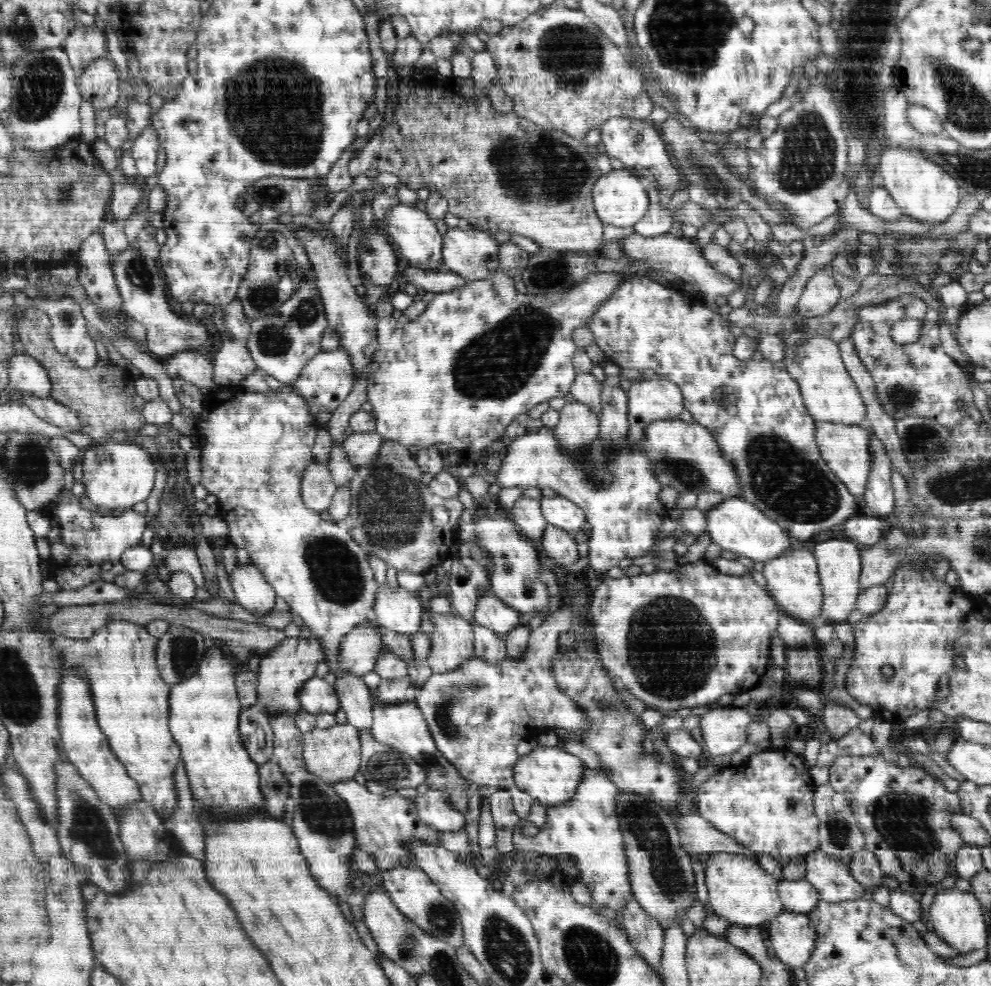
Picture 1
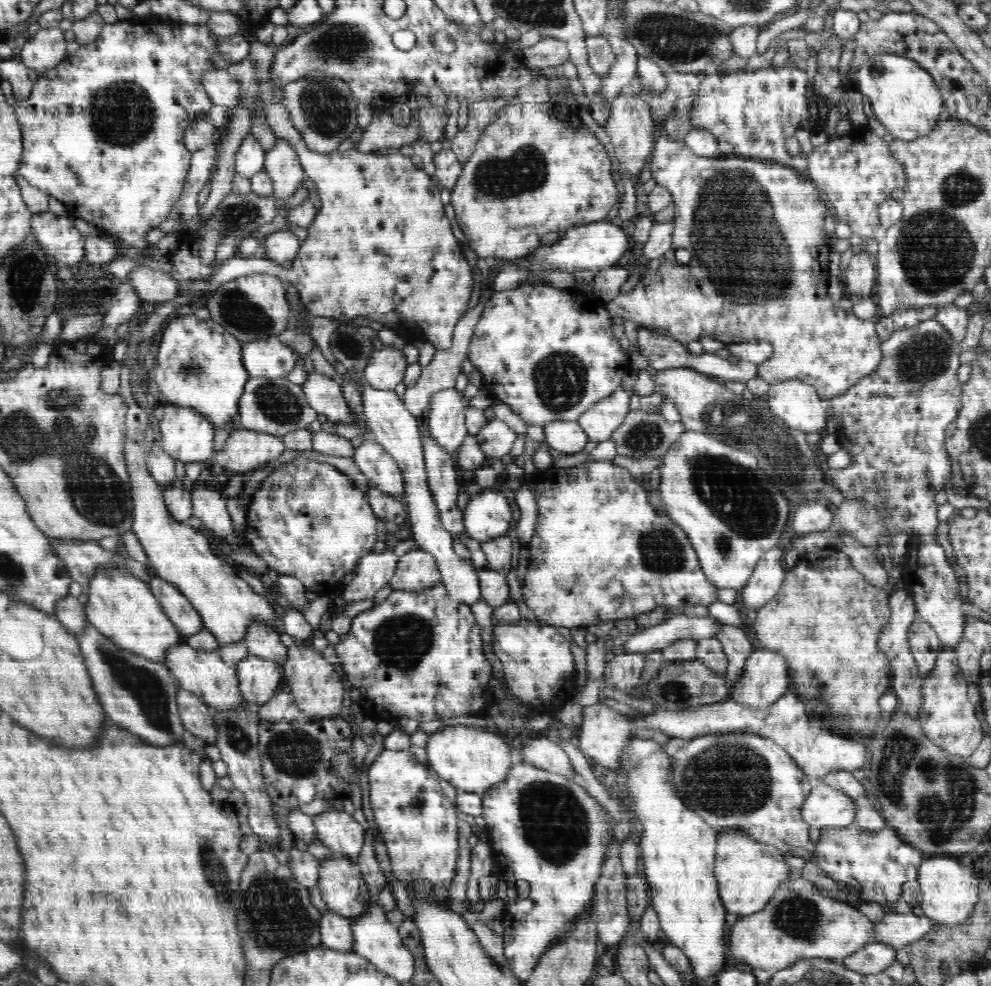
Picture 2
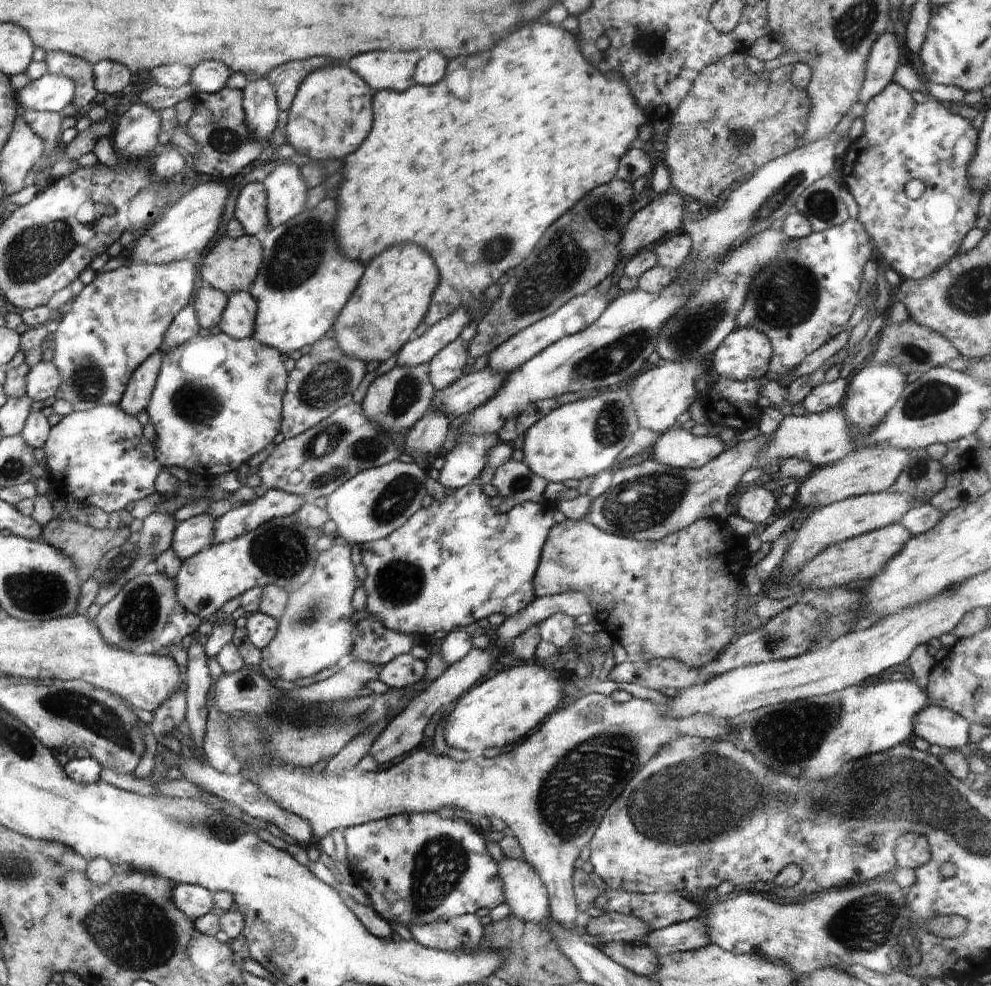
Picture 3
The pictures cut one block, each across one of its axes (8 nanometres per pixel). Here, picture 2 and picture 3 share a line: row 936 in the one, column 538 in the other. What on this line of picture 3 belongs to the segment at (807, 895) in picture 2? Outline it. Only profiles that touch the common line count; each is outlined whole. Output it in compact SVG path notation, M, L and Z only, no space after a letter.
M593 693L588 694L587 696L582 696L580 700L576 700L573 704L567 704L560 710L554 712L554 714L534 730L531 735L526 737L521 743L518 743L512 752L508 752L507 754L496 755L495 753L488 753L481 757L473 756L465 762L455 762L450 757L439 756L433 750L430 751L428 749L419 748L417 752L412 754L412 756L404 758L402 762L398 762L398 764L390 766L387 770L367 772L360 770L359 768L355 768L353 770L346 770L346 772L342 772L342 774L328 774L325 769L320 773L314 773L311 771L311 768L306 768L306 766L295 766L294 764L284 764L284 766L270 765L267 768L267 764L264 764L264 760L262 760L262 754L264 754L264 752L262 752L262 750L264 750L262 732L260 732L254 724L246 722L242 716L234 716L232 713L222 714L222 722L224 722L226 732L228 732L228 736L230 736L232 752L235 752L234 760L237 764L235 765L236 772L239 772L244 776L244 778L246 778L246 780L250 780L252 784L256 784L256 786L258 786L258 792L260 792L260 794L264 794L266 798L270 798L270 800L276 802L275 804L277 806L290 812L290 814L296 814L296 816L300 816L300 818L306 820L306 822L310 824L310 827L313 828L316 838L324 838L326 834L329 834L328 830L344 830L346 827L365 824L366 822L381 820L382 818L388 818L400 814L438 814L439 810L446 807L452 808L452 810L470 818L500 818L500 820L506 824L507 832L511 833L516 840L518 840L518 844L522 848L522 854L524 854L524 860L530 864L530 867L542 880L542 883L549 895L551 916L556 920L556 922L558 922L558 924L560 924L560 926L562 926L562 928L568 928L568 930L572 929L573 931L578 930L574 925L574 920L576 920L576 916L579 914L579 909L577 908L573 892L573 882L575 877L574 862L576 862L576 858L580 857L582 848L591 842L591 839L594 837L594 832L598 829L602 818L604 818L604 814L606 814L606 810L609 810L612 802L618 798L618 794L622 794L622 790L624 790L624 780L631 780L632 776L636 774L636 772L638 772L638 770L640 770L640 768L644 766L644 764L646 764L654 754L656 754L656 750L658 750L660 746L670 744L674 738L678 738L678 736L683 735L691 735L696 736L697 738L715 740L722 738L722 736L728 732L728 726L732 726L728 723L726 718L706 717L701 714L688 716L688 718L670 718L670 716L662 714L662 705L654 704L652 700L641 700L633 697L632 700L628 700L628 702L618 703L611 698L610 694L602 695Z

